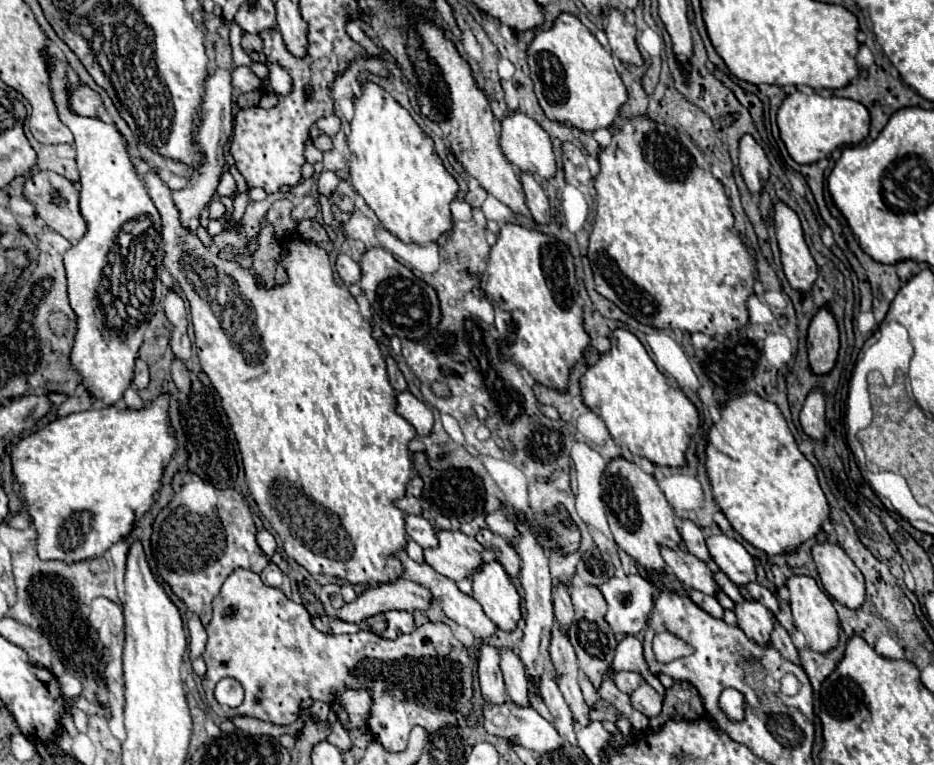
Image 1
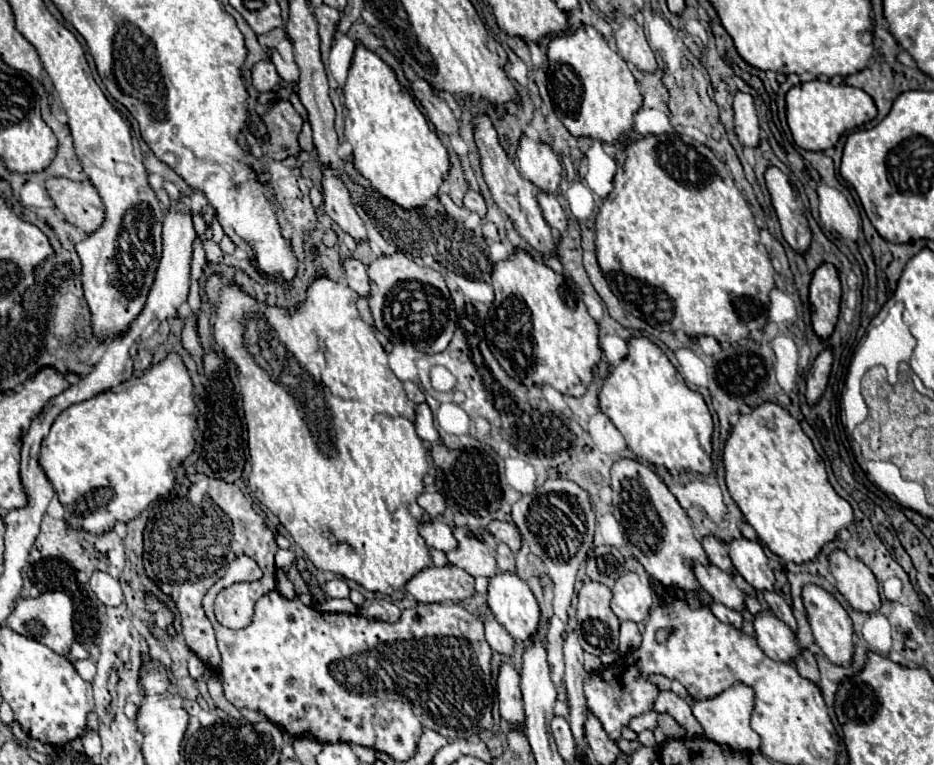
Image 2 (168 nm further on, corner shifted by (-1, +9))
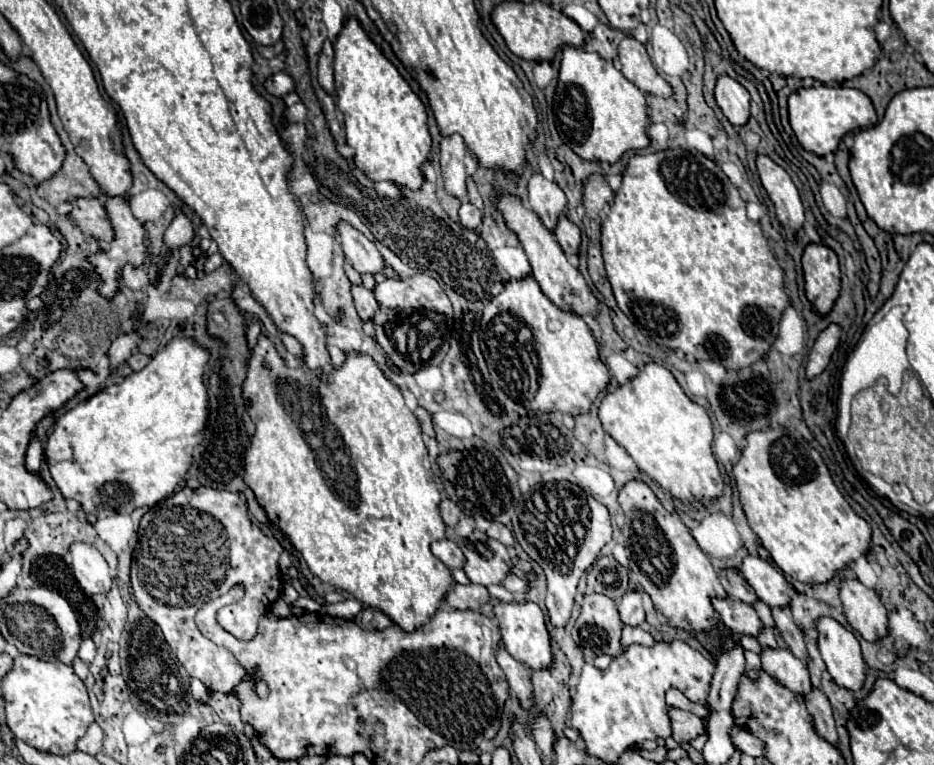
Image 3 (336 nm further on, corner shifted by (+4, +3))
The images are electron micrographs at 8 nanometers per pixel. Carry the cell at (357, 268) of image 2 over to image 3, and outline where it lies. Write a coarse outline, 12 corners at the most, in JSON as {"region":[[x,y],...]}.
{"region":[[351,285],[359,317],[373,319],[377,301],[363,285]]}

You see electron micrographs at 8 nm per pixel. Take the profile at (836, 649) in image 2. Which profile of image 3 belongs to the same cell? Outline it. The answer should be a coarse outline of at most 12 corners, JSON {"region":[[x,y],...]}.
{"region":[[833,617],[817,619],[817,647],[837,685],[861,689],[857,637]]}

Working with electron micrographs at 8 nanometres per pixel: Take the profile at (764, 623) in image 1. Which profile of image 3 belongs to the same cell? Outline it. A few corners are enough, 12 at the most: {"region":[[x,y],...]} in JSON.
{"region":[[763,647],[761,665],[797,695],[811,691],[805,661]]}

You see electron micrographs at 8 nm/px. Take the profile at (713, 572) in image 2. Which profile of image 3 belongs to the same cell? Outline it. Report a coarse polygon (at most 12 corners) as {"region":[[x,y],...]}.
{"region":[[713,597],[713,609],[733,633],[759,635],[755,609],[731,597]]}

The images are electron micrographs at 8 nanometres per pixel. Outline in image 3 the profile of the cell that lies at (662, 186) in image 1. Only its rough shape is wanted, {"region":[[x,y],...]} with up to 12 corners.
{"region":[[633,155],[601,255],[657,345],[773,345],[783,269],[721,167]]}

